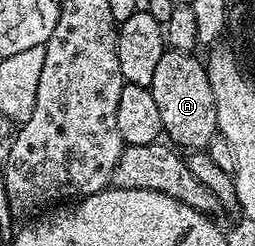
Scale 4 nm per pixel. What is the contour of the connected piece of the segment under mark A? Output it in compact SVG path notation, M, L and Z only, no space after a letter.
M164 50L150 85L153 102L161 112L163 135L179 149L206 148L216 138L219 129L217 105L213 101L213 88L209 86L207 69L202 60L195 57L190 52Z

